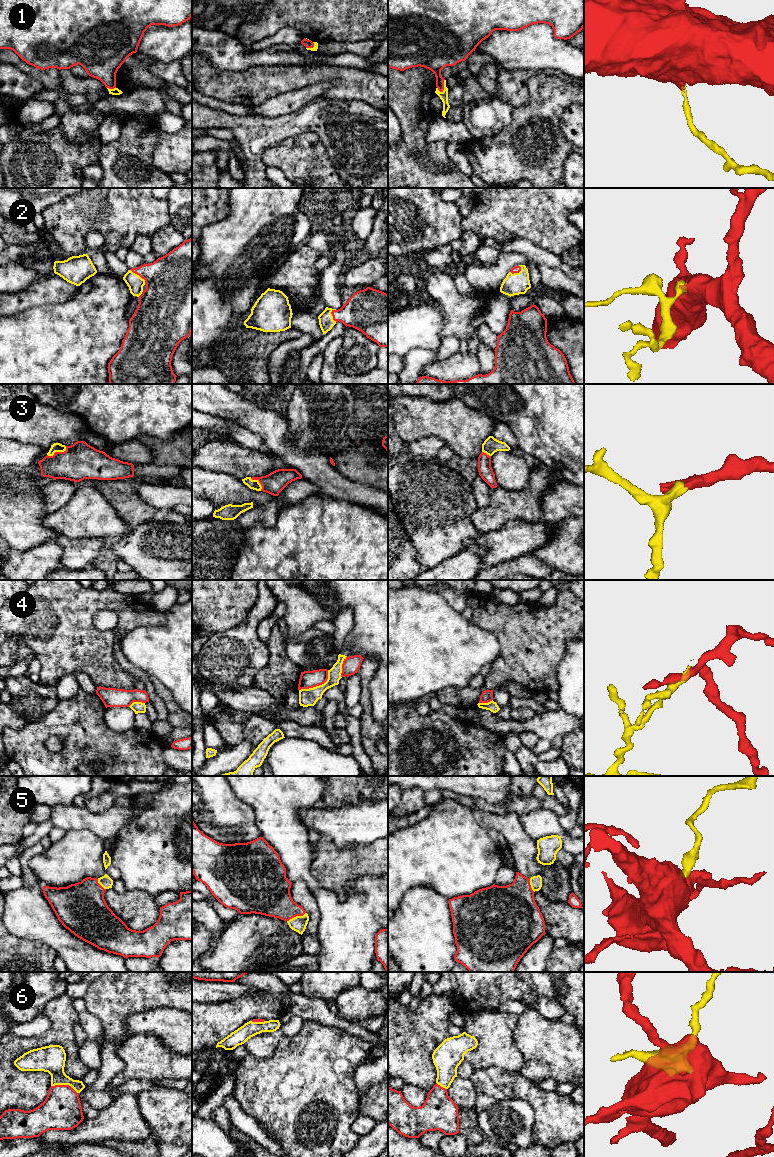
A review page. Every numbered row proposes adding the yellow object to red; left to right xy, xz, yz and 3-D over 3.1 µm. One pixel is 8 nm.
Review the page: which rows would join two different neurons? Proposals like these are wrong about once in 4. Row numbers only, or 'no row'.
4

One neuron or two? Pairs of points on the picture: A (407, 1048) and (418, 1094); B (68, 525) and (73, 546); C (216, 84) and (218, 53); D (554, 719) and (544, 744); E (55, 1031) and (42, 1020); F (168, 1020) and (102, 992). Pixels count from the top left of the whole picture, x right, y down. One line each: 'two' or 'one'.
A: two
B: two
C: two
D: two
E: two
F: two

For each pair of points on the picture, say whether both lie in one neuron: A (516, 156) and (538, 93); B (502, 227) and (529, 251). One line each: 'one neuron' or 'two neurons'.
A: one neuron
B: two neurons

